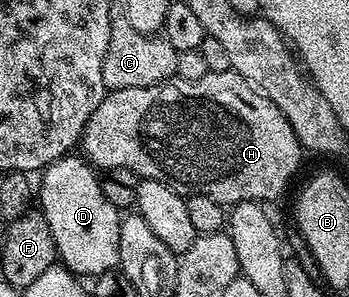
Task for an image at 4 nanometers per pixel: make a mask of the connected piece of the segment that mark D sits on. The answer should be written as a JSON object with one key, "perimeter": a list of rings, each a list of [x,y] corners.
{"perimeter":[[[83,156],[59,157],[38,181],[38,209],[54,235],[59,260],[77,275],[99,275],[120,264],[121,210],[106,199],[97,170]]]}

